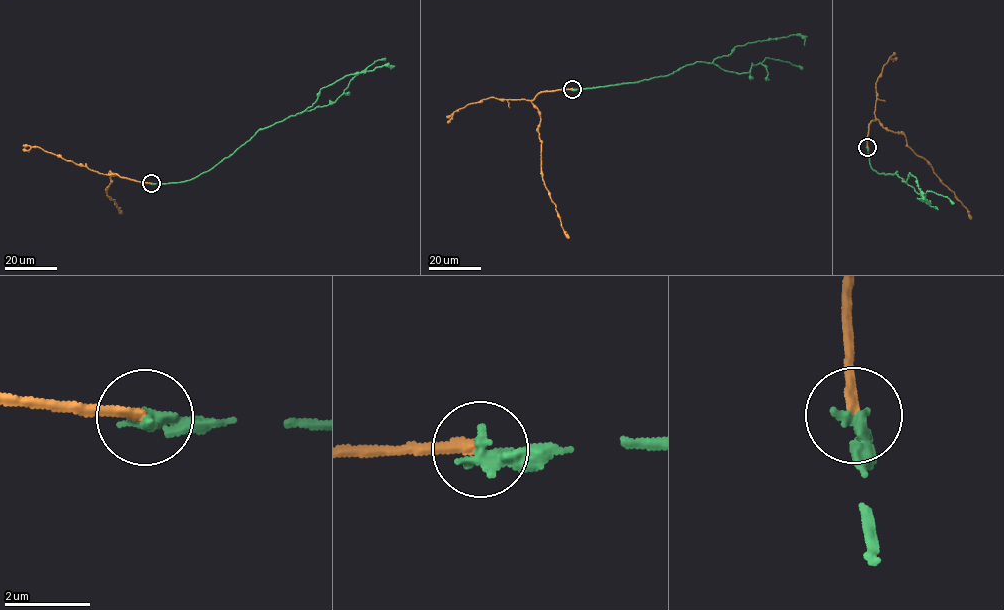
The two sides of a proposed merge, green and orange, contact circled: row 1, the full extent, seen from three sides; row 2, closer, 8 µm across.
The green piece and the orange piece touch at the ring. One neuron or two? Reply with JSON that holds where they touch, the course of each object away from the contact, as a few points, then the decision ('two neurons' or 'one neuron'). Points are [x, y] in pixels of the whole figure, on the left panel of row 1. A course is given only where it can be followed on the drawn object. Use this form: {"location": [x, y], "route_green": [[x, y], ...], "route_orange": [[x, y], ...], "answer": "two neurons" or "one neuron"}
{"location": [151, 183], "route_green": [[151, 183], [194, 178], [232, 155], [259, 130], [311, 107], [323, 87], [346, 76], [388, 65], [390, 69]], "route_orange": [[151, 183], [109, 174], [115, 173], [110, 175], [106, 196], [114, 200], [122, 213]], "answer": "two neurons"}

